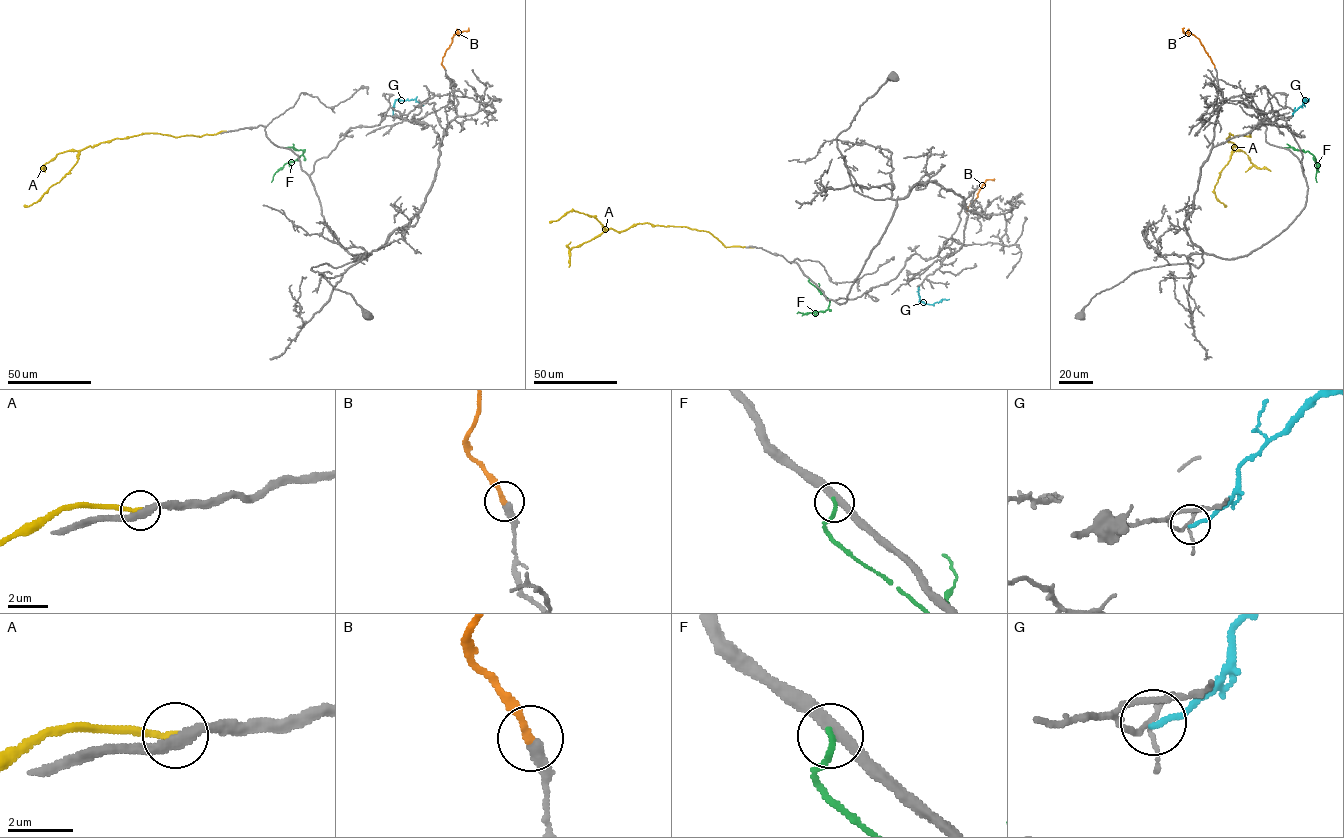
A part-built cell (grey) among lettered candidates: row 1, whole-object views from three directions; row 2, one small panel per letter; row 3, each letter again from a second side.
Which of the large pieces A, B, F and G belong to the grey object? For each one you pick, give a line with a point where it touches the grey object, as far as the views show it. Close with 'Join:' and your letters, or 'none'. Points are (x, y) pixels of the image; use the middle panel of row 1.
B: contact (970, 211)
Join: B

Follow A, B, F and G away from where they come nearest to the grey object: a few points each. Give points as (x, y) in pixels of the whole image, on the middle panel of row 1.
A: (753, 247), (725, 247), (708, 232), (685, 226), (647, 223), (605, 229), (593, 216), (570, 210), (549, 222)
B: (970, 211), (967, 207), (977, 197), (985, 182), (994, 180)
F: (809, 278), (829, 300), (828, 308), (796, 313)
G: (919, 285), (919, 299), (926, 304), (949, 299)

